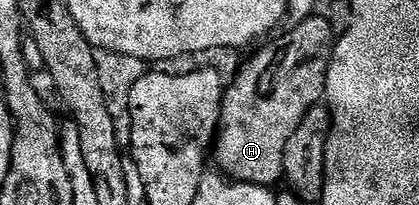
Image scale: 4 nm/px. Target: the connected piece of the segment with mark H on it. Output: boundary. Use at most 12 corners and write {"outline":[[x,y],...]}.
{"outline":[[313,16],[227,83],[214,162],[275,187],[325,97],[334,33]]}

